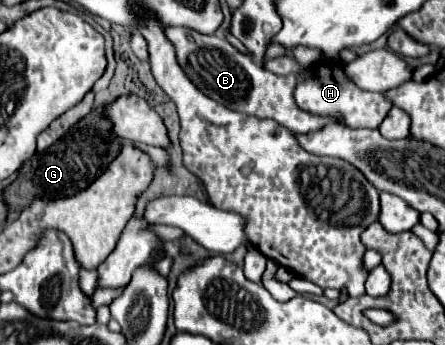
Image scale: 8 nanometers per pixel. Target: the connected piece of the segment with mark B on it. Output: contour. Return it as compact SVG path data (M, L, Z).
M167 28L165 36L175 46L177 62L187 74L187 78L215 102L235 112L251 114L257 118L271 118L279 122L281 126L289 128L293 134L311 134L335 122L333 116L309 114L295 104L293 88L299 82L299 76L303 74L287 74L287 76L271 74L263 70L261 66L257 66L251 60L251 56L237 52L225 38L219 38L219 36L207 36L187 28Z

